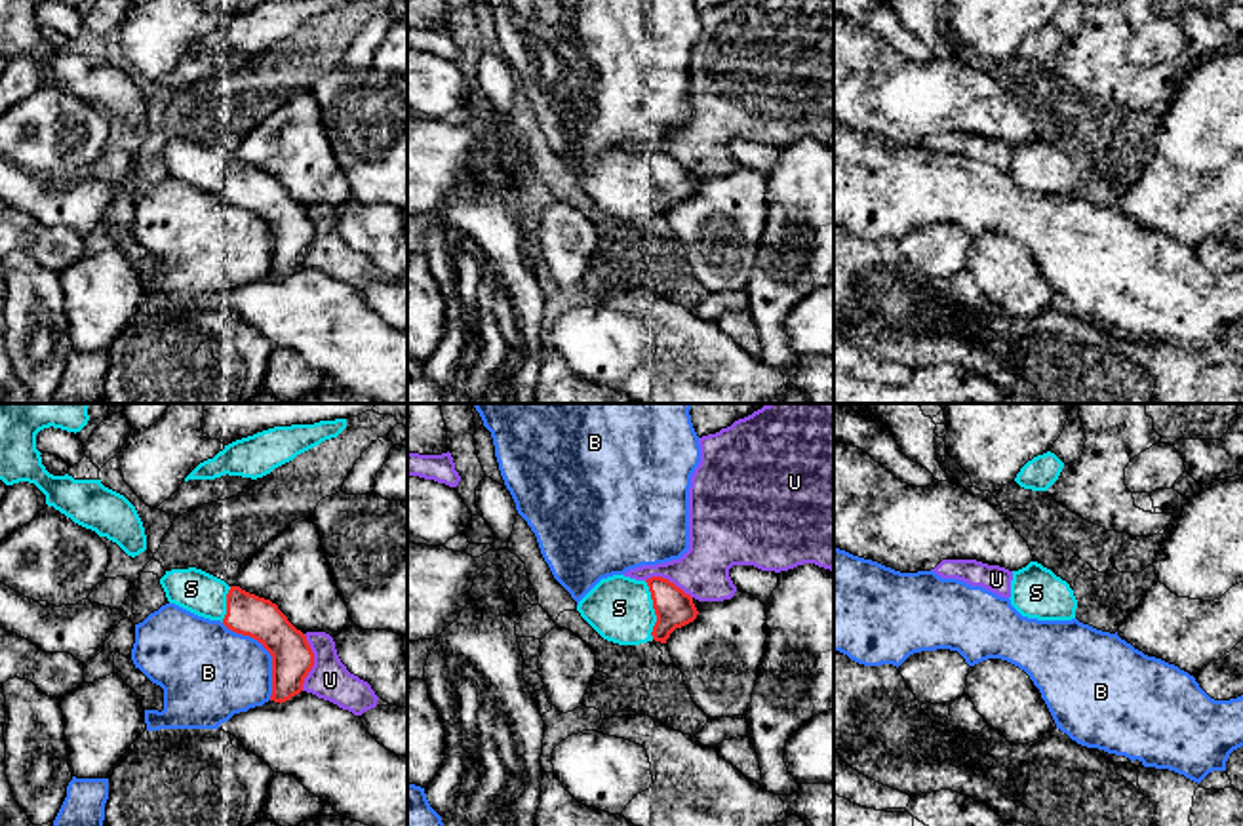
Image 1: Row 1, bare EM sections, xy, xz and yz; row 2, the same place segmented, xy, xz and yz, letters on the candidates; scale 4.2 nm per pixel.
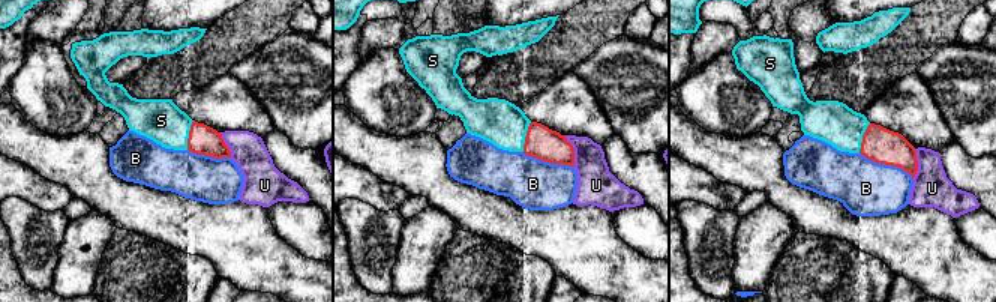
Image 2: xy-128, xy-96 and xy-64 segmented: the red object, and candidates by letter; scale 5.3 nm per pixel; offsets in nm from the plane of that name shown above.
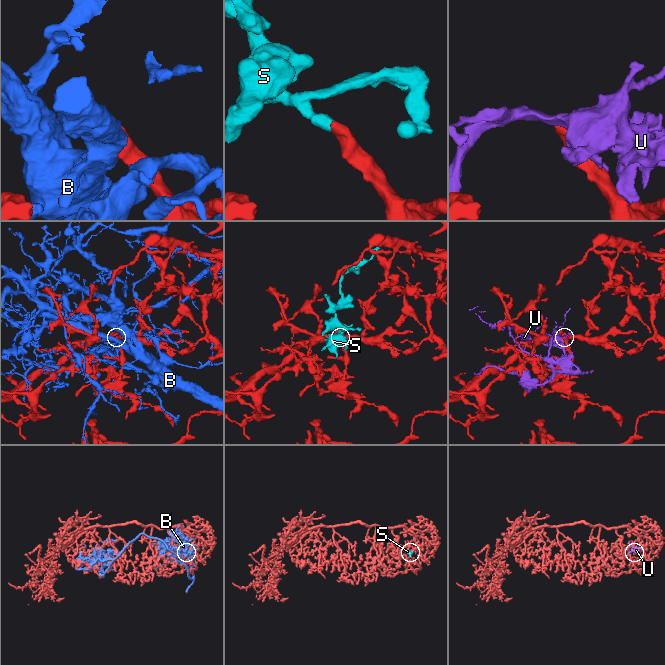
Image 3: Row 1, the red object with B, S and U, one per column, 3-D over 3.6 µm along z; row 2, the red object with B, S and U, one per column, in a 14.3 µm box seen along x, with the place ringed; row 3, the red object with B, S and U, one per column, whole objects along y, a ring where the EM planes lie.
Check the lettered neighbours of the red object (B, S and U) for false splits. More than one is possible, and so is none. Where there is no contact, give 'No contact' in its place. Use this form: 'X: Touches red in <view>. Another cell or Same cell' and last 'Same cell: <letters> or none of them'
B: Touches red in xy. Another cell
S: Touches red in xz. Same cell
U: Touches red in xy. Another cell
Same cell: S

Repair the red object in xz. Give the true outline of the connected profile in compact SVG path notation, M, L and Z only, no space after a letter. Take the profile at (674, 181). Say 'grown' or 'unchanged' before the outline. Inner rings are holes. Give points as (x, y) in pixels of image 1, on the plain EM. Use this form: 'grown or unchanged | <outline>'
grown | M624 148L602 152L577 185L603 213L619 219L666 217L676 202L699 188L693 171L668 152Z

